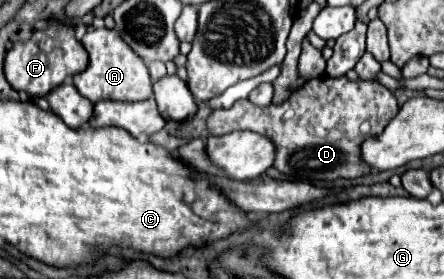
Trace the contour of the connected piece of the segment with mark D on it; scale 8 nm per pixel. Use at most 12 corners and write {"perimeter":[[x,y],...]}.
{"perimeter":[[308,80],[278,106],[214,110],[252,130],[290,178],[370,174],[360,144],[396,114],[382,84]]}

